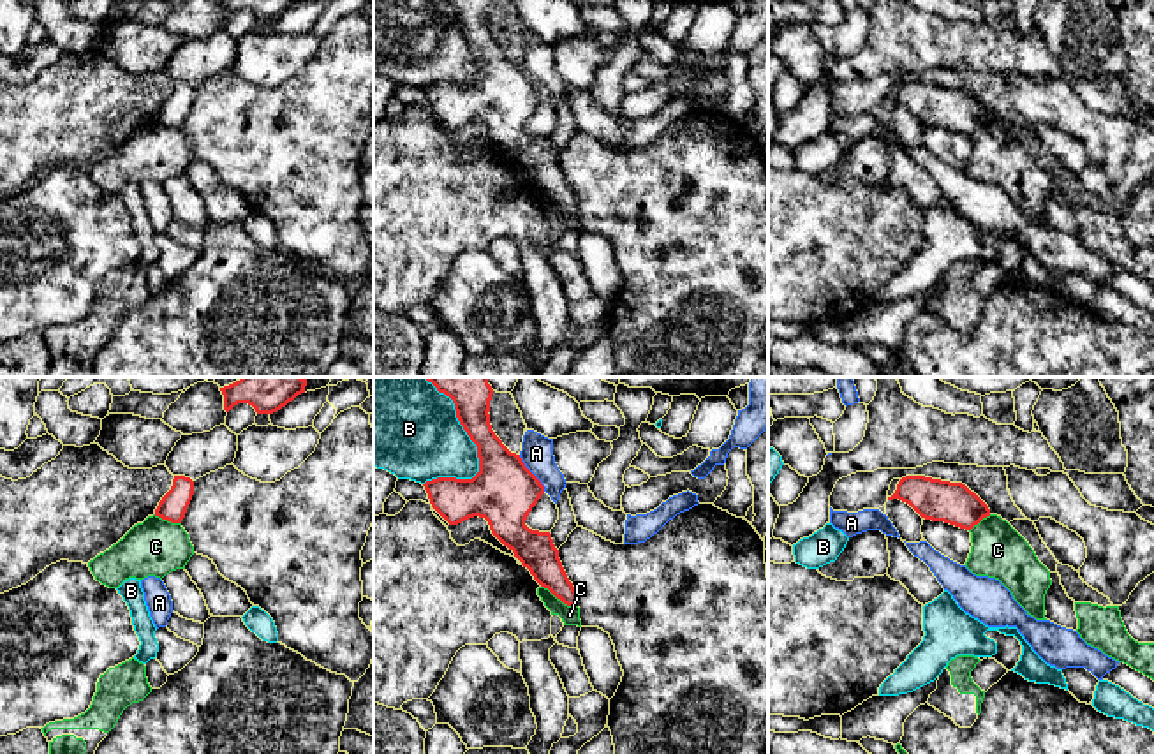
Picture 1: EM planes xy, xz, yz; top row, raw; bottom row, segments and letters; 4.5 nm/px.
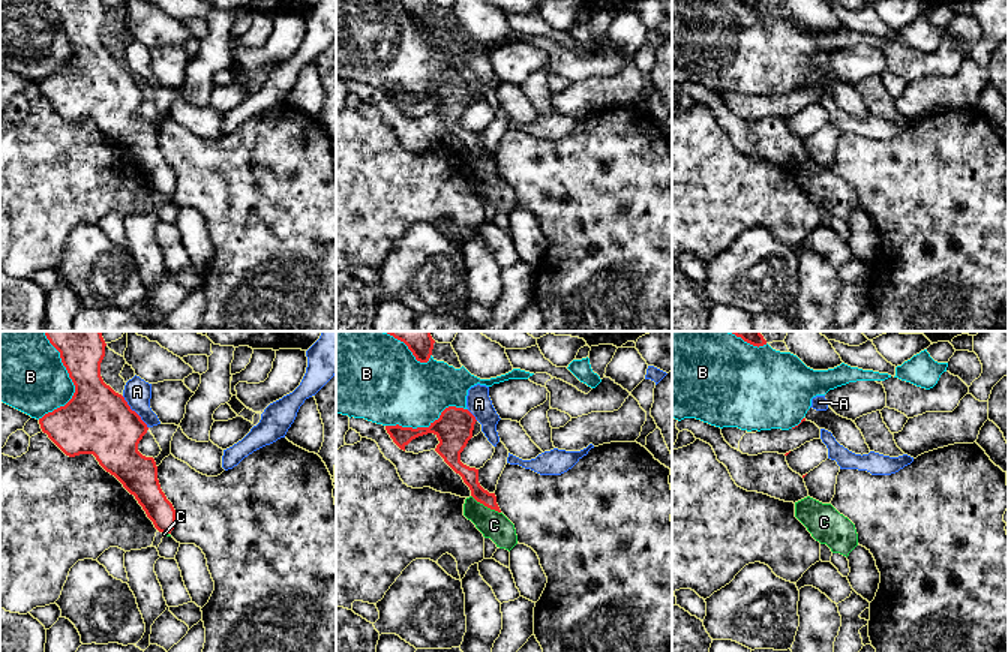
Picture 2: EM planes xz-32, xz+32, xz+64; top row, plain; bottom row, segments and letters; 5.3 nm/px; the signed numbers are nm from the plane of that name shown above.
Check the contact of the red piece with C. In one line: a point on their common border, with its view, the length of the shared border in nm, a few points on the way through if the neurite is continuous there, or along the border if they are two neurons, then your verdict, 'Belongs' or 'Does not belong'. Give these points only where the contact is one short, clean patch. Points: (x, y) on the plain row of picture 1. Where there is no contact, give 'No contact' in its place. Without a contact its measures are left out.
Touches red at xz (559, 203). Shared border 190 nm. Boundary: xz (541, 191), (564, 208), (576, 210). Does not belong

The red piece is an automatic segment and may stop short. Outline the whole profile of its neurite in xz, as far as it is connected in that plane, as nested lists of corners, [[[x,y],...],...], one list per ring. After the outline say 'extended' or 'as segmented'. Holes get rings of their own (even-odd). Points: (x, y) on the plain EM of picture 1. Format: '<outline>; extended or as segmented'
[[[446,0],[456,23],[477,51],[479,78],[472,85],[437,83],[423,92],[432,113],[449,129],[485,123],[534,185],[567,211],[578,210],[550,137],[532,136],[525,125],[544,99],[541,86],[511,58],[490,30],[492,0]]]; as segmented

